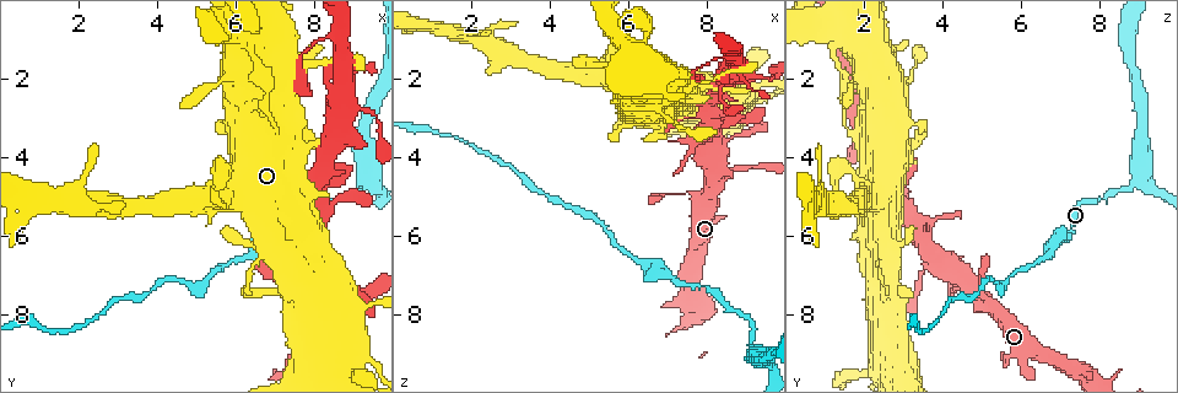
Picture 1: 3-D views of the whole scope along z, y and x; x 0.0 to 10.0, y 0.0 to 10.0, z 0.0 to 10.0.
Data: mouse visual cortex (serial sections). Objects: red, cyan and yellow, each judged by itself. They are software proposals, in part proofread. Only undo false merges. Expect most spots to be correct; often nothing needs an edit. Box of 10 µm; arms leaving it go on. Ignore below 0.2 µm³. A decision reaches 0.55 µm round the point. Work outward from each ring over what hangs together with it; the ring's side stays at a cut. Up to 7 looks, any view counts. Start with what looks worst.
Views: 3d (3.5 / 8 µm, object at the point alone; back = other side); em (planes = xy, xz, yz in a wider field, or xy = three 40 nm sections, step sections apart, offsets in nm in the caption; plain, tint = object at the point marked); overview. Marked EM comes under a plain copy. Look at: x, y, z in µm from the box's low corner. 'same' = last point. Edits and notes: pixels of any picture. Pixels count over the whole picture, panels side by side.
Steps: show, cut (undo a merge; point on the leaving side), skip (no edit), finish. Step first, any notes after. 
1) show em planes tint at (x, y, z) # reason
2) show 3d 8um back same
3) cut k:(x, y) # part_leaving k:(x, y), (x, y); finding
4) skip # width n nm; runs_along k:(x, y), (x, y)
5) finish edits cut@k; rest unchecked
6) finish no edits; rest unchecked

show 3d 3.5um at (7.20, 6.15, 7.10) # sudden change in width

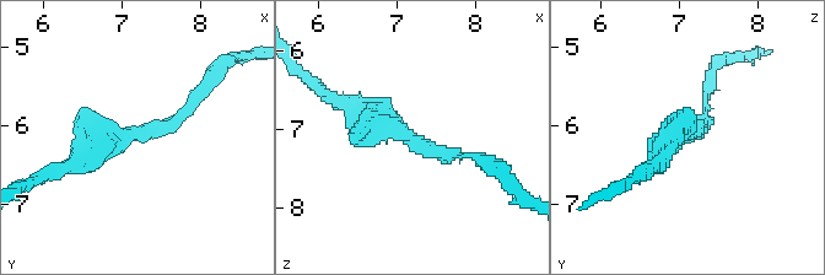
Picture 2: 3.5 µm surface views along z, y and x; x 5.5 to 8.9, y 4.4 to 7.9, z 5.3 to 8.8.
show em xy step 1 tint at (7.25, 6.15, 7.15)

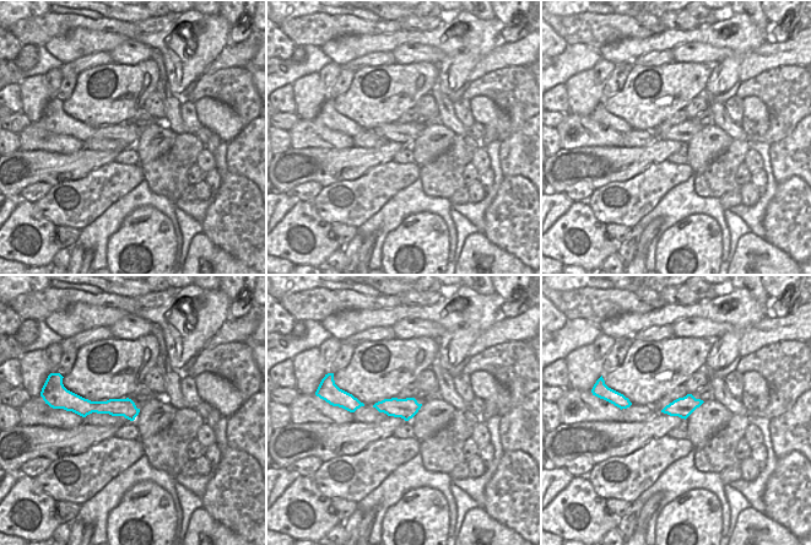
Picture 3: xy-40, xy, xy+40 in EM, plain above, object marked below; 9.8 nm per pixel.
skip # width 200 nm; runs_along 3:(76, 405), (124, 406), (135, 411); continuous, no second cell

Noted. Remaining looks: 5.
show 3d 3.5um back at (6.05, 0.65, 1.25) # sharp bend

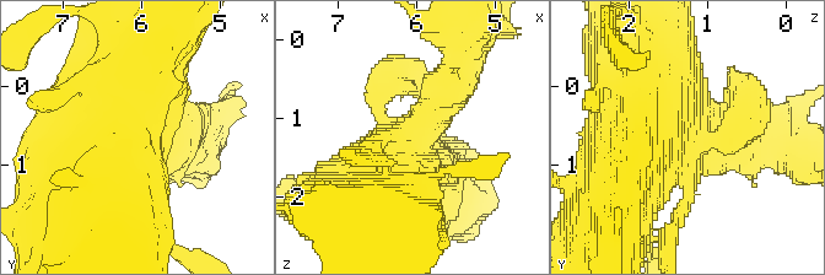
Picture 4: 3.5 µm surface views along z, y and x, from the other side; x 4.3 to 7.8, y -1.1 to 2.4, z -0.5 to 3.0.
show em xy step 3 tint at (6.10, 0.65, 1.30)

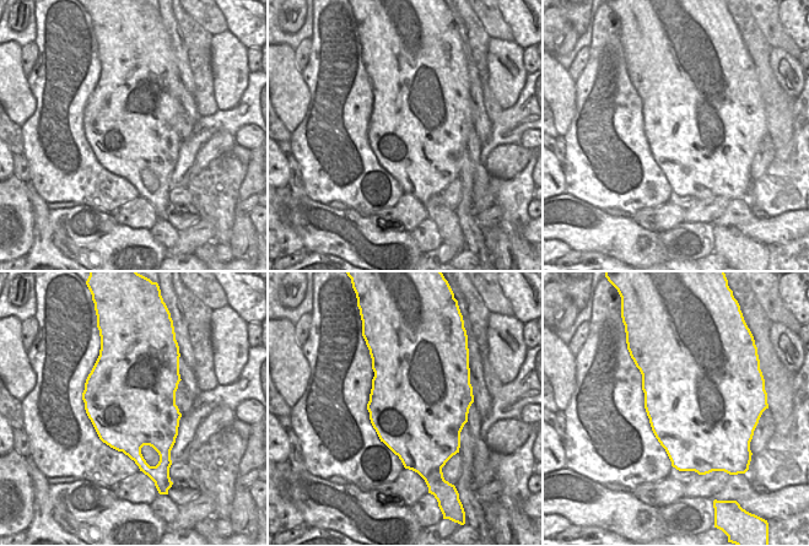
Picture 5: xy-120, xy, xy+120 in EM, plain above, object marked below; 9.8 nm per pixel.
skip # width 1000 nm; runs_along 4:(604, 213), (648, 140), (715, 136); continuous, no second cell

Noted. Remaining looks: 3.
show 3d 3.5um at (8.20, 7.20, 4.70) # thick turns thin

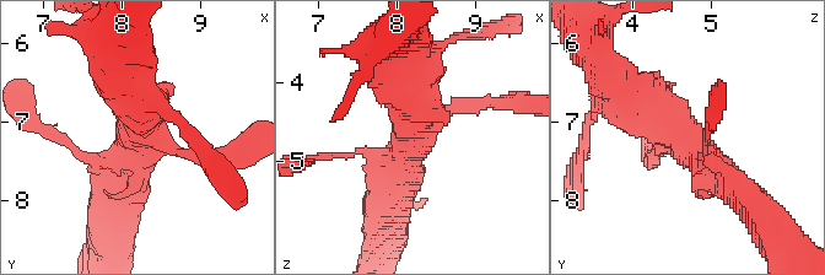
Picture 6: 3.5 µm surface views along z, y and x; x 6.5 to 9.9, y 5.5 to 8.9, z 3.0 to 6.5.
show em xy step 3 tint at (8.20, 7.15, 4.65) # shape alone is not enough

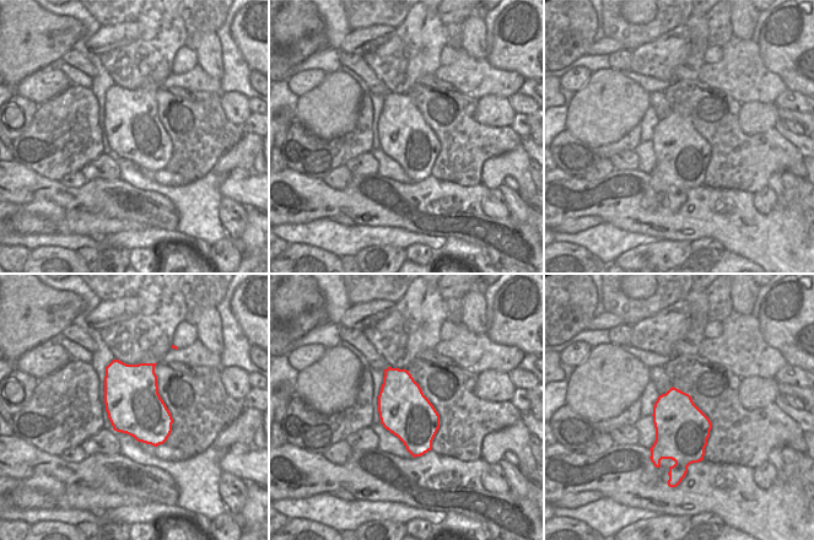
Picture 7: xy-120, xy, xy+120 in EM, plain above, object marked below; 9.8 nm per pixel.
show em xy step 1 tint same

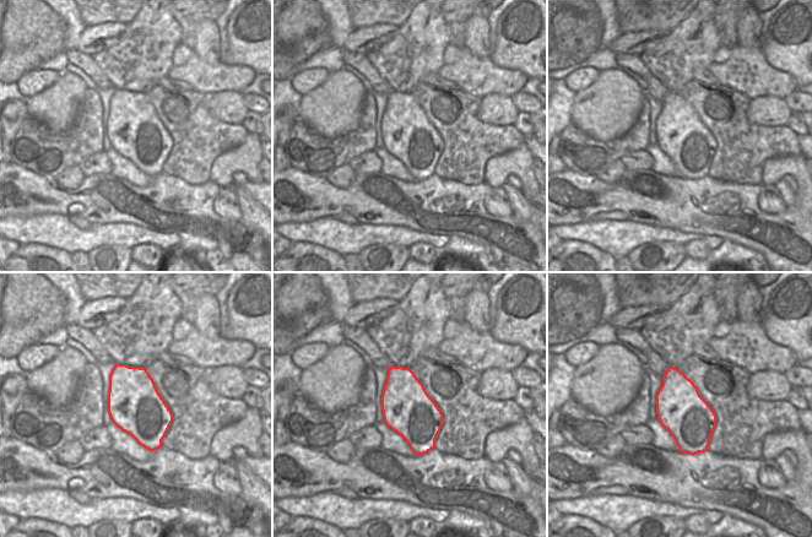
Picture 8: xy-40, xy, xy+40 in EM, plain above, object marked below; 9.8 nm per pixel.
skip # arms 3; arm_widths 200, 400, 500 nm; runs_along 6:(740, 192), (621, 90); one cell here

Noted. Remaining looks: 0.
finish no edits; rest unchecked

